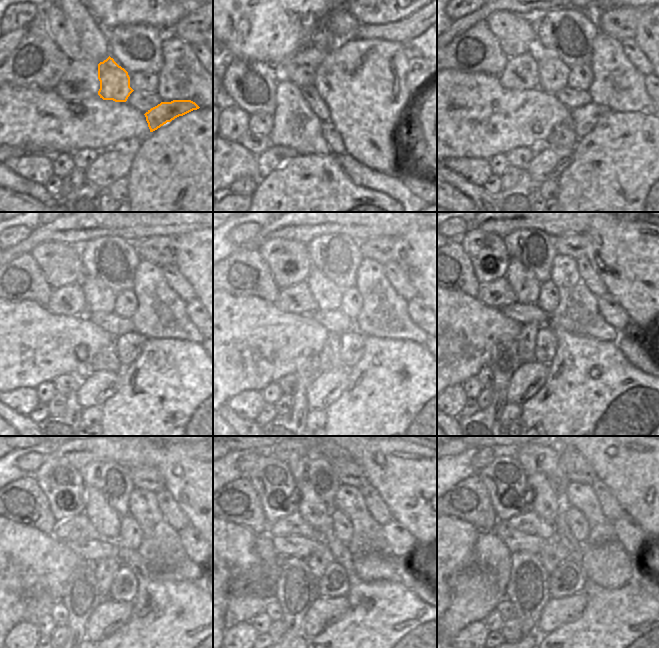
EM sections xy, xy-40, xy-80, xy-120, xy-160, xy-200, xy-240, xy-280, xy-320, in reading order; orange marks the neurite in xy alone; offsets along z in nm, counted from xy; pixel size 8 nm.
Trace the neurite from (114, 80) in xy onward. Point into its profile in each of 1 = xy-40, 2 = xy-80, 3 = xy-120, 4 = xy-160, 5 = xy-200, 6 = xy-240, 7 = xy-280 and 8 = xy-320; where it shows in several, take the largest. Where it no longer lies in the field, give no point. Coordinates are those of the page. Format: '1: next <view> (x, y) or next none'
1: next xy-40 (332, 76)
2: next xy-80 (553, 74)
3: next xy-120 (100, 298)
4: next xy-160 (327, 296)
5: next xy-200 (548, 291)
6: next xy-240 (97, 514)
7: next xy-280 (318, 513)
8: next xy-320 (548, 503)

